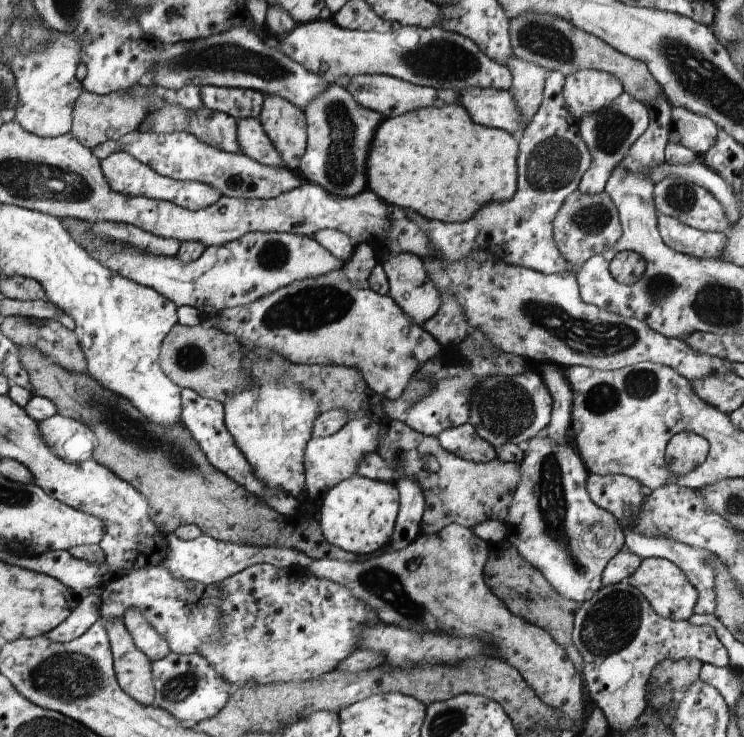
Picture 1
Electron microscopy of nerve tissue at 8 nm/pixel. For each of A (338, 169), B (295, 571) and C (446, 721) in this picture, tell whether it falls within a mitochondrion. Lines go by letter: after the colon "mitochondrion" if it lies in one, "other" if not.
A: mitochondrion
B: other
C: mitochondrion

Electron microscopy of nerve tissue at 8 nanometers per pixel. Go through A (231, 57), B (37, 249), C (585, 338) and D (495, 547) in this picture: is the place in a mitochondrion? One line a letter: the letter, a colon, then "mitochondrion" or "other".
A: mitochondrion
B: other
C: mitochondrion
D: other

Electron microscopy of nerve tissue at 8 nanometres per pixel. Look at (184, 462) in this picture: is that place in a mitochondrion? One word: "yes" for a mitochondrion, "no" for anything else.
yes

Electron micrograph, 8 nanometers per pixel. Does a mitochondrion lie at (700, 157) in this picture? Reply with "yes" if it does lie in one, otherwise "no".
no

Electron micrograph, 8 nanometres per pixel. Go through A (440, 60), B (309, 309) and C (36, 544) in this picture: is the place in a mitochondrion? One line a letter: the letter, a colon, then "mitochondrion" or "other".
A: mitochondrion
B: mitochondrion
C: other

